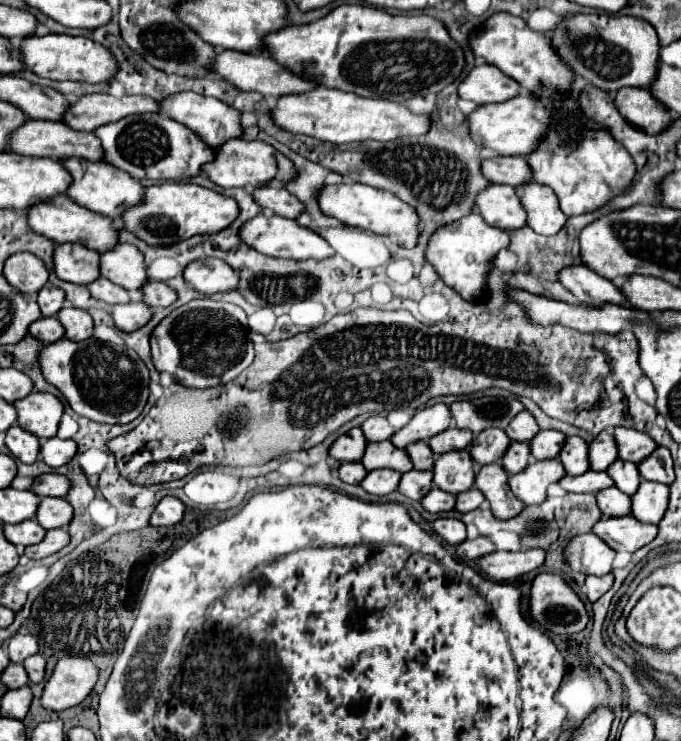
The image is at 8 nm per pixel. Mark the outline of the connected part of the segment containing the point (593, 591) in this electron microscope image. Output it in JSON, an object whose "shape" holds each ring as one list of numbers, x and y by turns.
{"shape":[[607,573,605,577,593,577,593,575,589,575,587,577,587,581,585,581,585,585,587,585,587,597,589,597,589,601,597,601,601,595,605,595,609,589,611,589,611,585,613,585,613,573]]}

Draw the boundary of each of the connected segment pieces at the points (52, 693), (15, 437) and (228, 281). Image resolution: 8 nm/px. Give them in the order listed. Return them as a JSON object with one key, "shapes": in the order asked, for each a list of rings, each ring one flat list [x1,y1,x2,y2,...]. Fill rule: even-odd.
{"shapes":[[[65,657,59,659,51,679,43,689,41,703,45,709,63,711,79,705,95,687,99,679,99,669,93,661,85,657]],[[17,423,7,431,7,439,5,439,9,451,13,453,13,457,17,457,21,463,35,463,37,461,37,455,39,455,39,439,21,429]],[[205,257,185,267,185,281,203,295,225,293,237,289,239,275,225,261,217,257]]]}

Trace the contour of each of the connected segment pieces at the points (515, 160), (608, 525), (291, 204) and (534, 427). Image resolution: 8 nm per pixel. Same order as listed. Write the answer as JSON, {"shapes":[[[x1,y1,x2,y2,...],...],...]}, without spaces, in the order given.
{"shapes":[[[495,157,483,161,483,175,497,185,519,187,533,181,531,167,525,157]],[[631,515,617,519,603,517,597,527,593,527,593,533,599,535,615,551,635,553,657,537,657,525,641,523]],[[281,185,261,187,261,189,253,191,253,197,263,209,269,209,271,213,277,213,281,217,295,219,305,211,305,205]],[[523,411,521,415,517,415,517,419,513,419,513,423,505,429,505,433,513,441,529,441,539,433,539,425,529,411]]]}

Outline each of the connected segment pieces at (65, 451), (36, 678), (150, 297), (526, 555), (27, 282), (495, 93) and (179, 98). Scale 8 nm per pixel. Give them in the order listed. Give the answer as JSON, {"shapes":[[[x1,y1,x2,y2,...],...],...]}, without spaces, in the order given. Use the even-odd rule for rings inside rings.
{"shapes":[[[51,437,47,441,41,443,41,459,49,465,49,467,61,467,67,465,77,453,77,443,67,439,59,439,59,437]],[[39,653,25,659,23,667,27,669,27,675,29,675,31,683,41,683,43,681,43,677,45,677,45,659]],[[149,281,143,287,145,293,145,303,155,309,155,307,169,307,177,301,177,291,171,289,165,283,157,283,157,281]],[[527,549,517,553,495,551,479,559,479,567,495,581,515,579,529,571,535,571,545,563,545,551,541,549]],[[17,253,5,261,5,279,21,293,37,293,49,279,45,263,31,253]],[[477,65,459,85,459,97,477,105,503,103,519,95,519,83,495,65]],[[181,93,181,95,173,95,169,99,165,99,161,103,161,109,175,121,189,125,193,133,197,133,203,141,207,141,213,149,221,147,223,143,227,143,229,139,241,139,243,135,243,127,241,127,241,111,237,111,235,107,225,105,219,99,213,97,203,97,197,93]]]}

